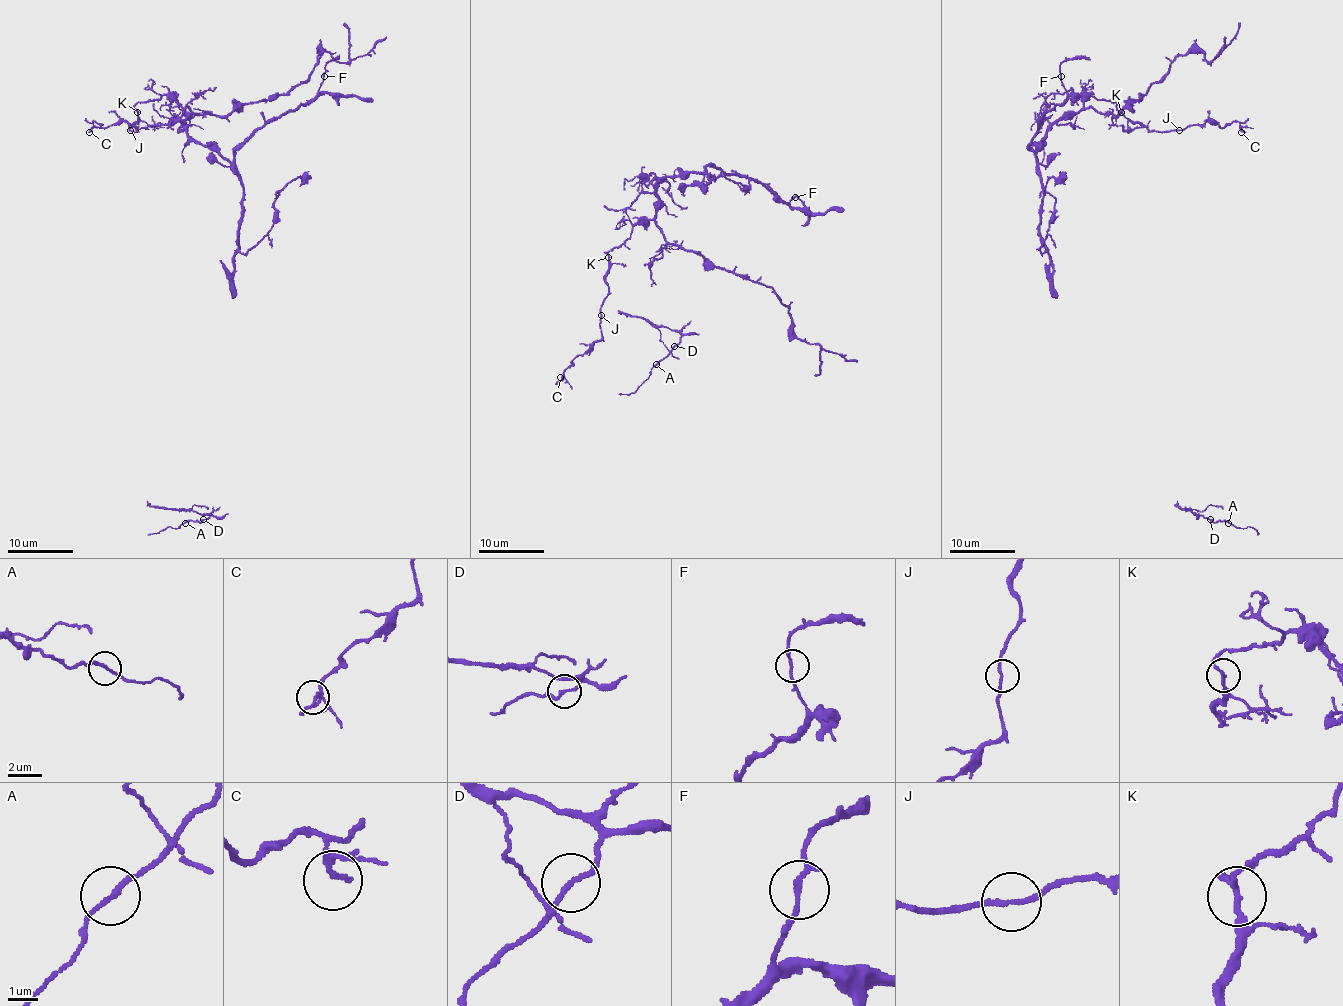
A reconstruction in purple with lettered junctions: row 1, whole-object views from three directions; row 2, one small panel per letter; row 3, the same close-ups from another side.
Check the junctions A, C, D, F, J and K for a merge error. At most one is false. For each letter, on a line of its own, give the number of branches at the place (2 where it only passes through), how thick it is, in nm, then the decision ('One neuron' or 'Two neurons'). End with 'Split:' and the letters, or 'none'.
A: Branches: 2. Thickness 160 nm. One neuron
C: Branches: 2. Thickness 160 nm. One neuron
D: Branches: 2. Thickness 160 nm. One neuron
F: Branches: 2. Thickness 170 nm. One neuron
J: Branches: 2. Thickness 160 nm. One neuron
K: Branches: 2. Thickness 170 nm. One neuron
Split: none

